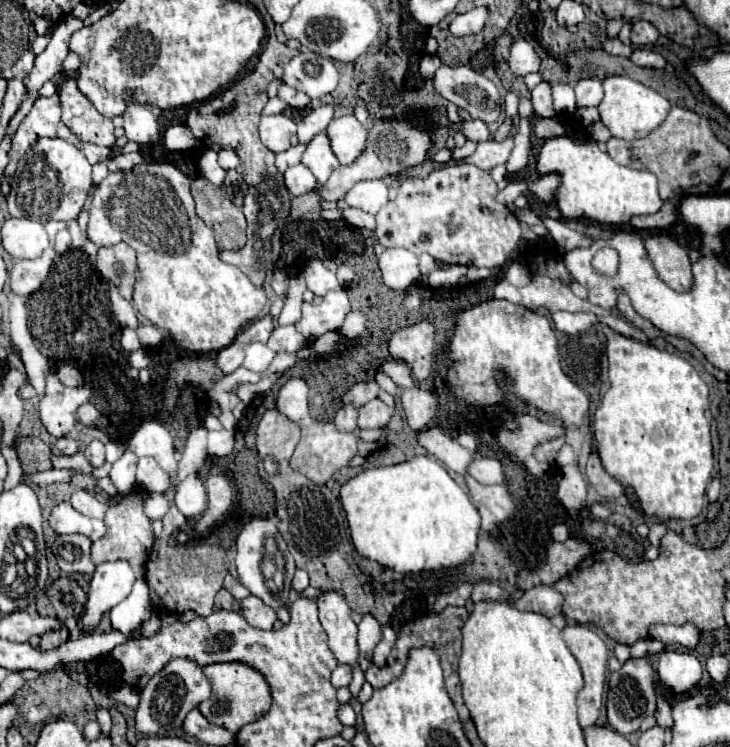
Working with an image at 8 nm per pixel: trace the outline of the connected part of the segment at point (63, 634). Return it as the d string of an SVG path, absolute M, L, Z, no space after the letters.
M63 627L61 631L49 631L49 633L45 633L45 635L41 637L41 645L39 645L39 649L41 649L41 651L55 649L55 647L63 645L67 639L69 639L69 633L67 633L65 627Z

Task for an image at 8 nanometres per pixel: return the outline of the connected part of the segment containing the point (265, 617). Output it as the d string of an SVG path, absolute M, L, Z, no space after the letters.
M245 597L241 601L241 609L243 609L243 617L247 619L247 623L251 627L257 627L257 629L273 629L273 623L277 621L277 615L273 609L265 607L261 603L261 599L257 597Z

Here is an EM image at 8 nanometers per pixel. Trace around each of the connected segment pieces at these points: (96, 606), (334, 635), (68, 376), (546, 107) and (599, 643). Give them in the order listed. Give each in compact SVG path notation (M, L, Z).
M117 559L117 561L99 563L91 579L83 625L87 629L95 629L101 623L101 617L109 611L109 607L121 603L121 599L129 595L133 583L135 583L135 573L127 561Z
M321 591L317 607L321 625L329 635L329 647L337 655L337 661L353 667L353 681L349 683L349 689L357 695L365 683L365 675L357 665L357 625L351 619L351 607L337 591Z
M63 365L59 371L57 371L57 377L61 379L61 383L69 385L69 387L79 387L83 383L83 377L79 373L79 369L75 367L69 367L69 365Z
M543 81L531 91L531 103L533 103L533 109L535 109L537 117L555 117L549 83Z
M579 623L567 625L561 631L561 635L563 635L569 651L575 655L575 659L577 659L581 671L583 671L585 685L583 685L583 689L577 695L577 709L579 709L579 723L581 723L583 729L587 729L587 727L595 725L595 721L599 717L599 711L603 706L605 671L607 671L607 647L605 647L603 639L595 631L591 631L585 625L579 625Z

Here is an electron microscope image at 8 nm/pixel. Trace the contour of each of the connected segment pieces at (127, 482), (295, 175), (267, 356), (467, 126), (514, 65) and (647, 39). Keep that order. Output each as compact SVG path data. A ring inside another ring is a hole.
M125 451L121 455L121 459L113 463L113 467L109 471L109 479L121 495L127 495L133 489L133 485L135 485L135 467L137 467L137 457L131 451Z
M297 163L297 165L289 167L283 173L283 179L285 179L285 187L295 197L297 195L305 195L305 193L317 189L317 181L313 179L313 173L303 163Z
M251 343L245 351L245 361L243 361L243 367L255 371L255 373L265 373L269 363L273 361L275 353L263 345L263 343Z
M479 119L449 123L449 129L461 131L469 141L475 141L475 143L483 143L483 141L489 139L489 129L487 129L487 125L485 125L483 121L479 121Z
M515 41L511 47L511 55L509 55L509 67L515 75L525 77L527 73L535 73L539 71L541 59L537 55L537 45L529 43L529 41Z
M637 21L633 23L633 31L631 31L631 41L635 47L645 47L645 45L653 45L659 37L659 31L649 23L649 21Z

